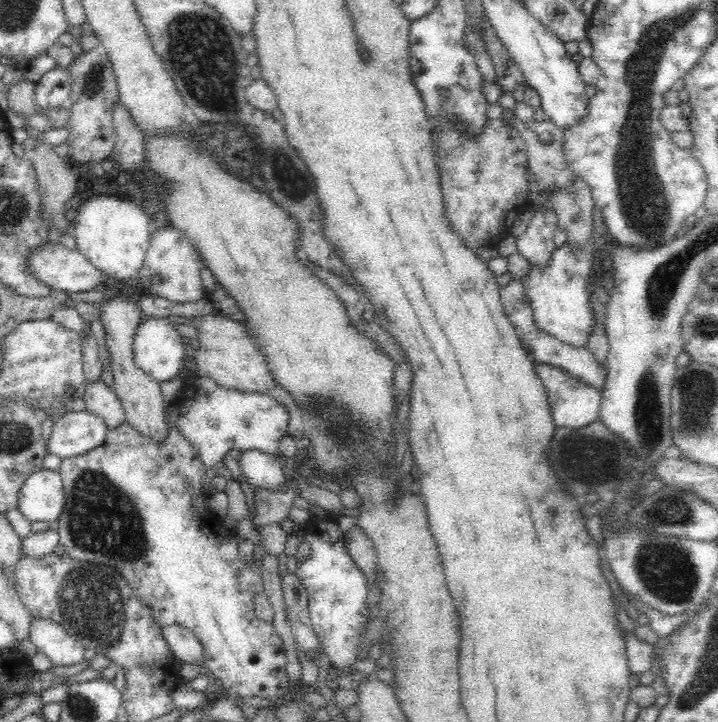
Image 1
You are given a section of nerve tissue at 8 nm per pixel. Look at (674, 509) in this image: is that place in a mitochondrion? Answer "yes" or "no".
yes

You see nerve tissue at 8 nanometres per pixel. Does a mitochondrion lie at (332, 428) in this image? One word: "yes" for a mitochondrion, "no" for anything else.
yes

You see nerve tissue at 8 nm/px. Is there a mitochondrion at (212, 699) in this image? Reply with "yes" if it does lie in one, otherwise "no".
no

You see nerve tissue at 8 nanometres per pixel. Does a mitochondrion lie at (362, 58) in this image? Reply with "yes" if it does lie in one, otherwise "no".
no

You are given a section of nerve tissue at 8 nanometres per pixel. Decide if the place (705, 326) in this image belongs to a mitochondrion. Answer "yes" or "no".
yes

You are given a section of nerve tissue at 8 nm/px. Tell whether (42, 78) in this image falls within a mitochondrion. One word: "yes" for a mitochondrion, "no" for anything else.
no

